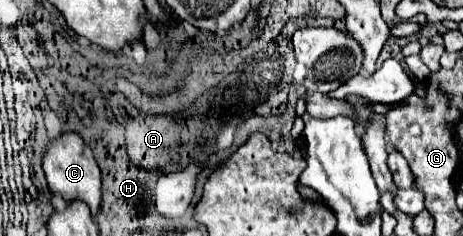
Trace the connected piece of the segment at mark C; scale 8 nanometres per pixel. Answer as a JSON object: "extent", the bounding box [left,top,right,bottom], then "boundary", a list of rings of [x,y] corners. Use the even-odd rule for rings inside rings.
{"extent":[43,133,101,219],"boundary":[[[75,133],[61,135],[57,141],[49,143],[43,157],[43,171],[45,171],[51,193],[61,195],[65,203],[73,203],[73,201],[87,203],[93,213],[93,219],[97,217],[101,207],[101,173],[91,149],[83,143],[79,135]]]}

